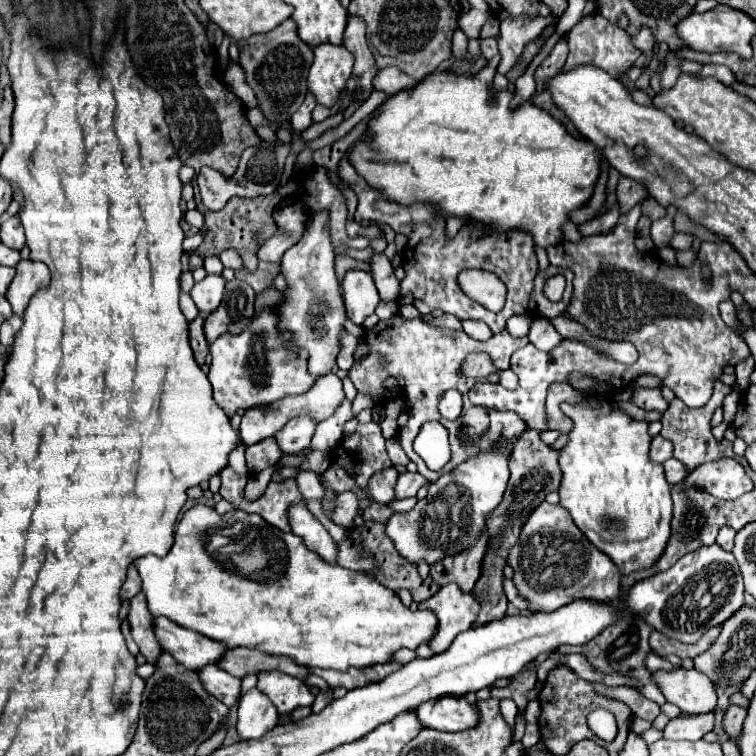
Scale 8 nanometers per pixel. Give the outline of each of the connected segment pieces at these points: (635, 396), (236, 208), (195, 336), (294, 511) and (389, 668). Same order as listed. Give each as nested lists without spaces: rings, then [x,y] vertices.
[[[634,388],[630,402],[634,402],[636,406],[640,406],[644,410],[664,412],[668,408],[668,402],[662,398],[660,388]]]
[[[196,178],[192,181],[194,188],[194,202],[196,202],[196,210],[200,210],[204,214],[204,228],[200,230],[200,236],[204,238],[204,242],[196,248],[196,250],[190,250],[186,252],[188,256],[218,256],[220,252],[228,250],[228,248],[234,248],[242,262],[244,262],[244,268],[248,272],[254,272],[256,266],[258,266],[258,258],[256,258],[256,252],[258,248],[270,238],[274,236],[276,232],[276,224],[274,224],[274,208],[280,204],[280,196],[272,196],[272,200],[228,200],[228,204],[218,210],[218,212],[210,212],[202,206],[201,198],[199,195],[199,189],[197,186]]]
[[[200,314],[196,320],[190,322],[190,346],[192,346],[192,352],[194,352],[194,358],[196,362],[202,366],[204,364],[204,358],[208,354],[208,342],[204,338],[204,330],[202,330],[202,324],[204,324],[204,316]]]
[[[304,498],[300,500],[300,504],[290,504],[288,520],[292,532],[302,536],[312,552],[316,552],[324,562],[338,564],[338,544],[332,540],[328,530],[318,522],[318,518],[308,510]]]
[[[388,662],[388,664],[376,664],[374,668],[348,668],[346,672],[334,672],[334,670],[322,670],[322,668],[308,668],[308,672],[322,676],[332,688],[344,686],[344,688],[352,690],[352,688],[366,686],[370,682],[378,682],[398,668],[400,668],[400,664]]]

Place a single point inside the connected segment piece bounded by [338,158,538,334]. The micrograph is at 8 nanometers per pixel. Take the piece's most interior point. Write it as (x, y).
(432, 262)

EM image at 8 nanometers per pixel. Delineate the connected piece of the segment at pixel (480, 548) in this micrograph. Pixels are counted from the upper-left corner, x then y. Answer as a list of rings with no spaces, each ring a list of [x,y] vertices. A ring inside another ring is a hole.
[[[484,532],[476,546],[464,550],[458,556],[444,558],[442,562],[432,564],[430,566],[432,580],[440,586],[446,586],[446,584],[454,582],[454,584],[462,586],[462,592],[470,592],[474,588],[474,582],[480,576],[480,562],[482,562],[486,544],[488,544],[488,536]]]

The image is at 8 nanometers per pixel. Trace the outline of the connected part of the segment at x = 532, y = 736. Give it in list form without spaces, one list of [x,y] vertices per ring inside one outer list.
[[[527,723],[524,735],[521,739],[522,746],[528,750],[540,740],[540,730],[538,724]]]

